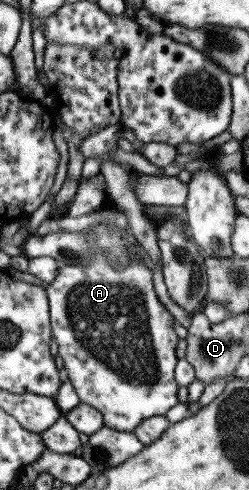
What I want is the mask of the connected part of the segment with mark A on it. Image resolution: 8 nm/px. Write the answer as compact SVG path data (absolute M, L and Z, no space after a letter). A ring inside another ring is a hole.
M128 243L124 251L127 253L124 268L112 268L102 251L94 251L88 264L58 268L56 278L44 289L51 335L58 344L57 353L79 402L94 407L102 415L104 427L126 432L131 432L144 419L165 416L179 403L176 395L178 385L173 376L177 362L173 319L155 297L150 268L138 253L132 251L132 246L138 245Z

